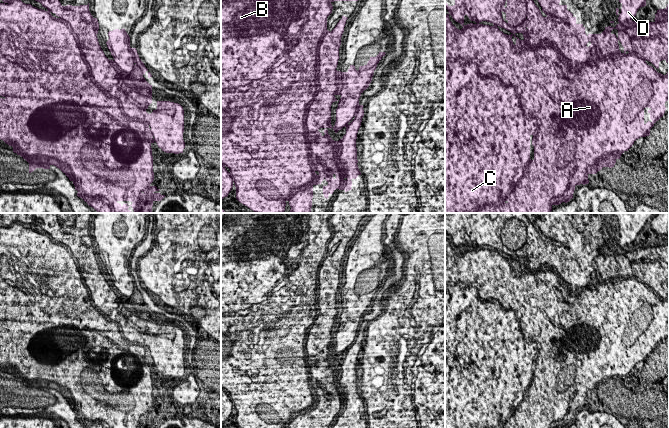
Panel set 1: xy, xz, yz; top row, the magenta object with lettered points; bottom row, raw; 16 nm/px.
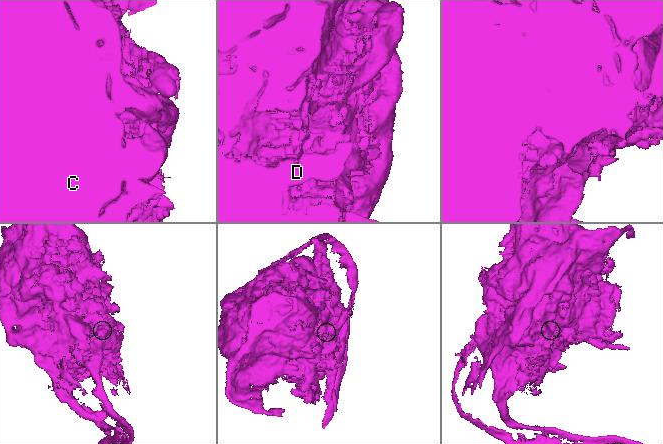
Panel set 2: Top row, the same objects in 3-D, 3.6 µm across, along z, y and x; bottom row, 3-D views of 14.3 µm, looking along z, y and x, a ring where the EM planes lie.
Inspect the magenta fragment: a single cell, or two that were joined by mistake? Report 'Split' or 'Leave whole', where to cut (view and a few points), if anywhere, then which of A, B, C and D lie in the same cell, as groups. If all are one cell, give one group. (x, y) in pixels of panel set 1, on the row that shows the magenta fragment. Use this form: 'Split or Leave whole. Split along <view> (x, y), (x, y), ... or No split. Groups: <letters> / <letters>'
Split. Split along yz (523, 40), (555, 44), (601, 94), (668, 99). Groups: A B C / D

